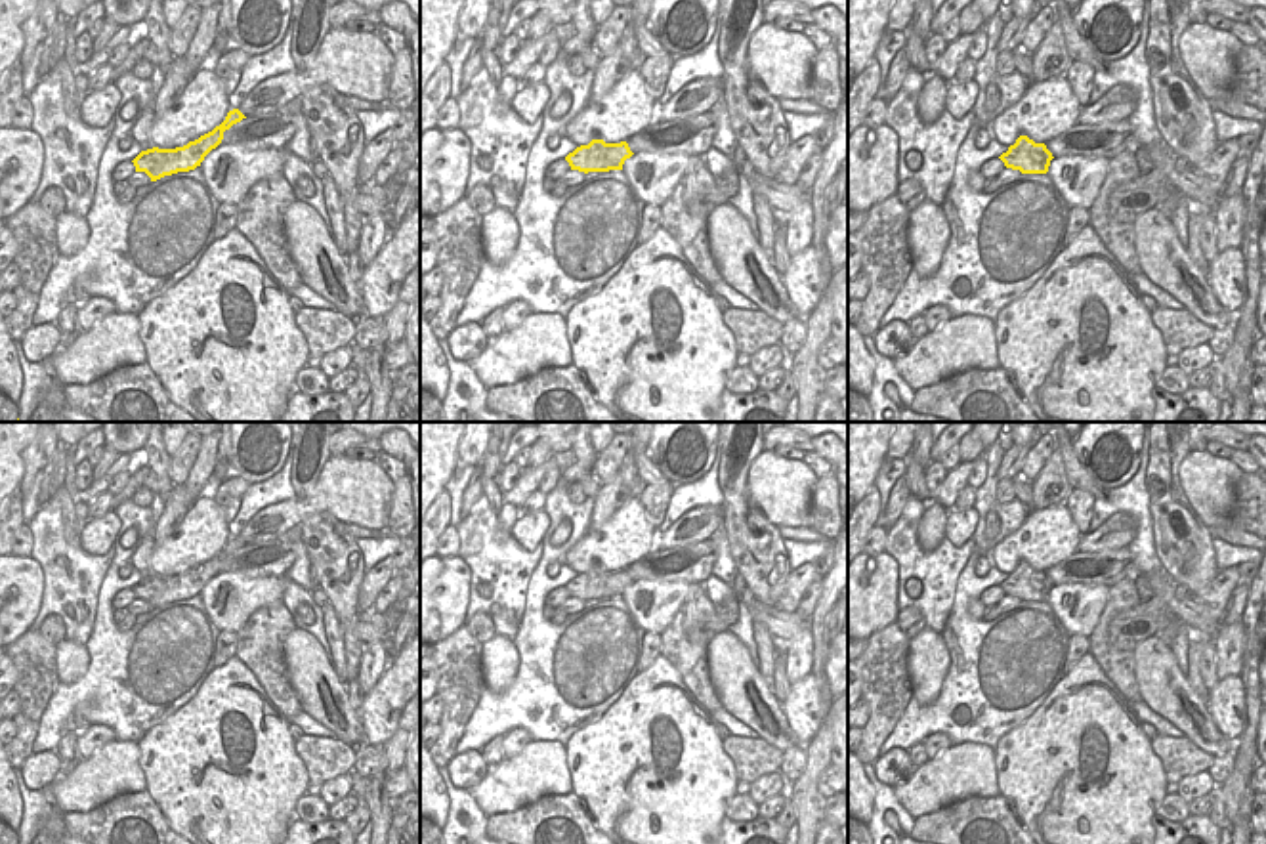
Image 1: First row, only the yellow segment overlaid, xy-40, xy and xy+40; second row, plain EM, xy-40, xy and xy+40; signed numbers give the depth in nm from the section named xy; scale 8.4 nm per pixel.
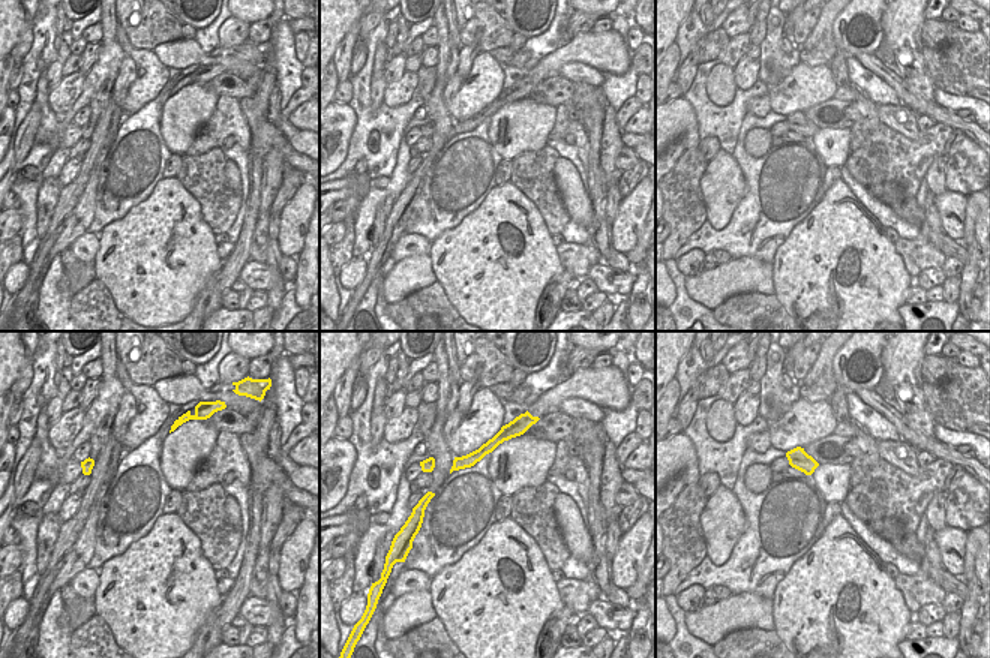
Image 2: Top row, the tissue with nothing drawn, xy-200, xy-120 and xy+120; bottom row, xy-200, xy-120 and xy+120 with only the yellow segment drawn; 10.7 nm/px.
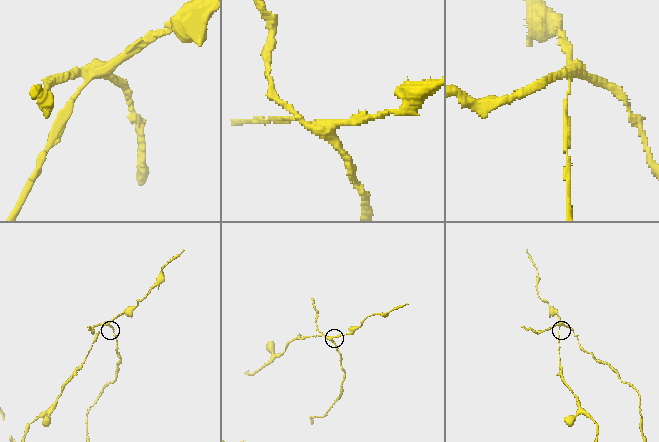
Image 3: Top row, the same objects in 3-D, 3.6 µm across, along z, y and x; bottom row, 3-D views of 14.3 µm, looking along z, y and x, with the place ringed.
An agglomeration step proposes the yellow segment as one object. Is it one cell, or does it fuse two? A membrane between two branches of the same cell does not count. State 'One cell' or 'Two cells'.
Two cells

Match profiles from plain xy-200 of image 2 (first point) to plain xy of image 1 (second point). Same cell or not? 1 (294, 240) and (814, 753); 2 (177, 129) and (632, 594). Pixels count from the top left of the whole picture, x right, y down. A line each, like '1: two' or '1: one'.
1: two
2: one

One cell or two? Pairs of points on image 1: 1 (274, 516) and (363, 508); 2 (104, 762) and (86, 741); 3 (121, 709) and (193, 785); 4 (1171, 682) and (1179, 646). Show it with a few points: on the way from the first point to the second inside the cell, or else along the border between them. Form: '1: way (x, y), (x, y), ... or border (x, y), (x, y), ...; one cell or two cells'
1: way (296, 510), (317, 503), (340, 503); one cell
2: border (115, 739), (100, 745), (84, 759); two cells
3: border (180, 707), (153, 724), (136, 741); two cells
4: border (1169, 646), (1184, 676); two cells

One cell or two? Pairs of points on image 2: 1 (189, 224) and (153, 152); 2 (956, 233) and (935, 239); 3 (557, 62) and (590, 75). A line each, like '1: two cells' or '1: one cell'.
1: two cells
2: two cells
3: two cells

